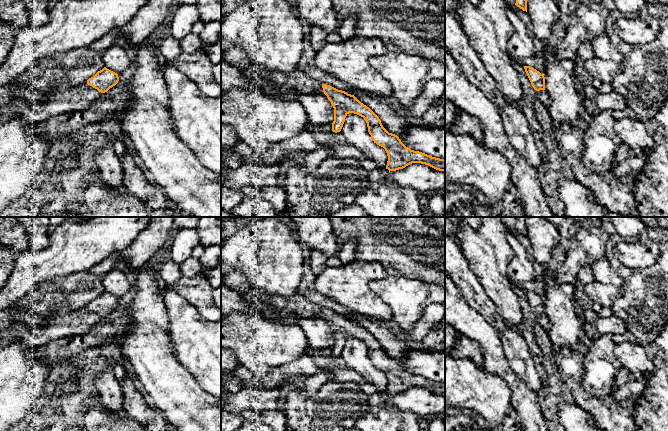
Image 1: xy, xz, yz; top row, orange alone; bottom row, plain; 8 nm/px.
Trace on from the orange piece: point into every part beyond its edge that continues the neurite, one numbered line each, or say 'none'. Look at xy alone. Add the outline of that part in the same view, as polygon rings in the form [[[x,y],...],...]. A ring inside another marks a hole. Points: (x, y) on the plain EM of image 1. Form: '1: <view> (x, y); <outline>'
1: xy (81, 321); [[[87,307],[63,315],[52,314],[45,319],[46,324],[41,327],[13,323],[0,332],[0,348],[19,340],[30,347],[43,346],[60,338],[86,334],[97,324],[103,323],[102,317]]]

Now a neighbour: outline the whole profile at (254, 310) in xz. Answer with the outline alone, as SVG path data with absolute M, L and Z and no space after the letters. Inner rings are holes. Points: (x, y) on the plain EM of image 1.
M221 283L221 314L228 315L232 312L242 312L266 318L260 307L253 302L245 301L240 292L231 290Z

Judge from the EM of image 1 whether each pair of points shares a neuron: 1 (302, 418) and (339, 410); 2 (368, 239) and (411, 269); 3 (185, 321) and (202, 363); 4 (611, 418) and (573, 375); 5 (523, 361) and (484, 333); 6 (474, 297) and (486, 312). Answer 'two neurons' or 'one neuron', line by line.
1: one neuron
2: one neuron
3: one neuron
4: one neuron
5: two neurons
6: one neuron

